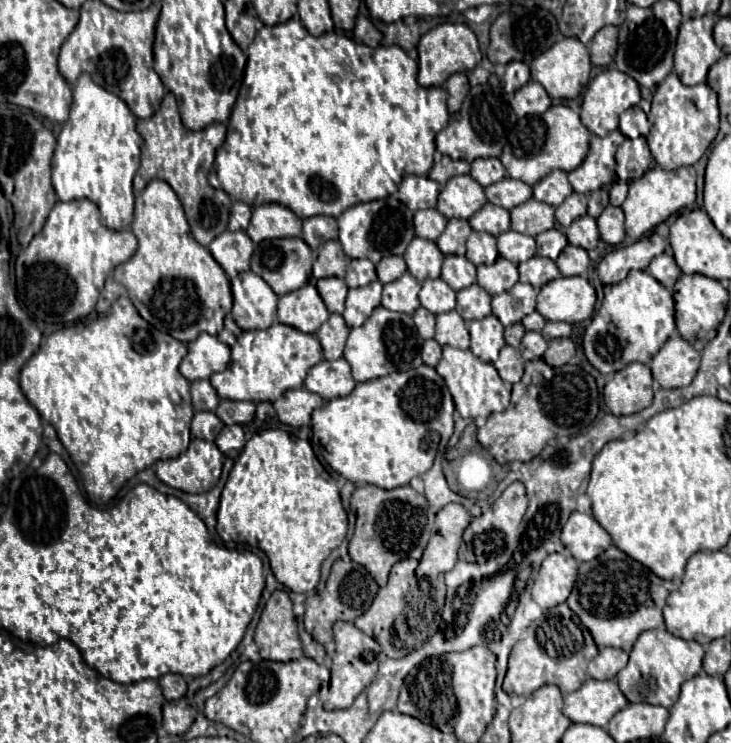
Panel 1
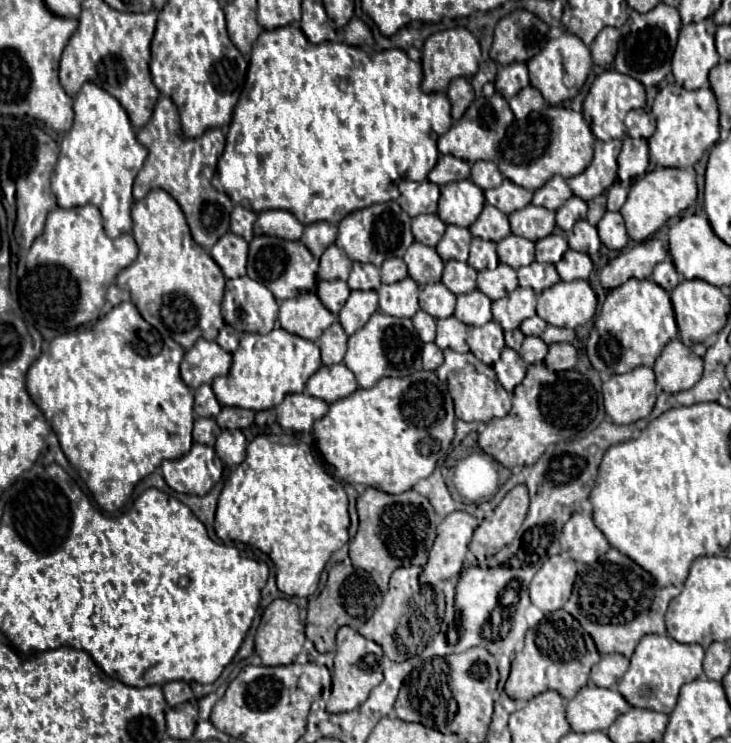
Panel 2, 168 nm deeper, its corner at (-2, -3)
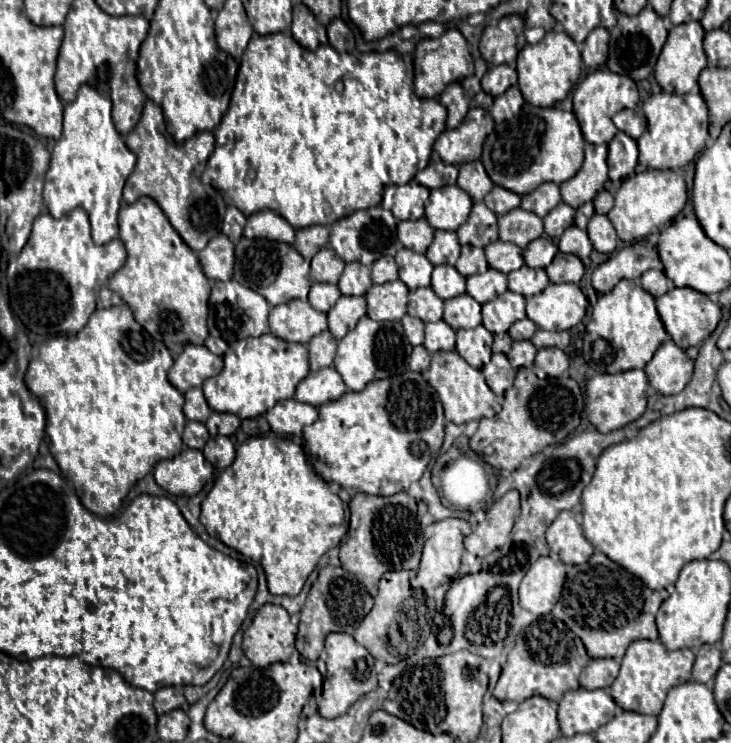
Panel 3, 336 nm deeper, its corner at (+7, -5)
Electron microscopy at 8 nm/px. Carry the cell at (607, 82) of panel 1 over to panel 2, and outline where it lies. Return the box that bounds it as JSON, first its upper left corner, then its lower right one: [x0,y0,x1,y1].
[583,70,647,142]

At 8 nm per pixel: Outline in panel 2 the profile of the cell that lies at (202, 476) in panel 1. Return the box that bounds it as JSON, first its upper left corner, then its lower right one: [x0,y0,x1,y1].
[161,442,223,496]

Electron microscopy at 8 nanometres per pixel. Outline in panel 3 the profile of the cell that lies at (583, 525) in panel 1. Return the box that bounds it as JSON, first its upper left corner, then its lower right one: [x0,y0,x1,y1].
[546,512,594,564]

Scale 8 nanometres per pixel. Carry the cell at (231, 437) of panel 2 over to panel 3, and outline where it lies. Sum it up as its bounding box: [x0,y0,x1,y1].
[204,436,236,470]

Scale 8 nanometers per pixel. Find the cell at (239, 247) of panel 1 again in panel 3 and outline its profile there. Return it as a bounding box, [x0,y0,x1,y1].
[198,234,234,280]

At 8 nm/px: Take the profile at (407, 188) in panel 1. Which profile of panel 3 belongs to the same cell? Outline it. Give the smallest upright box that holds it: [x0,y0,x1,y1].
[382,182,430,220]

